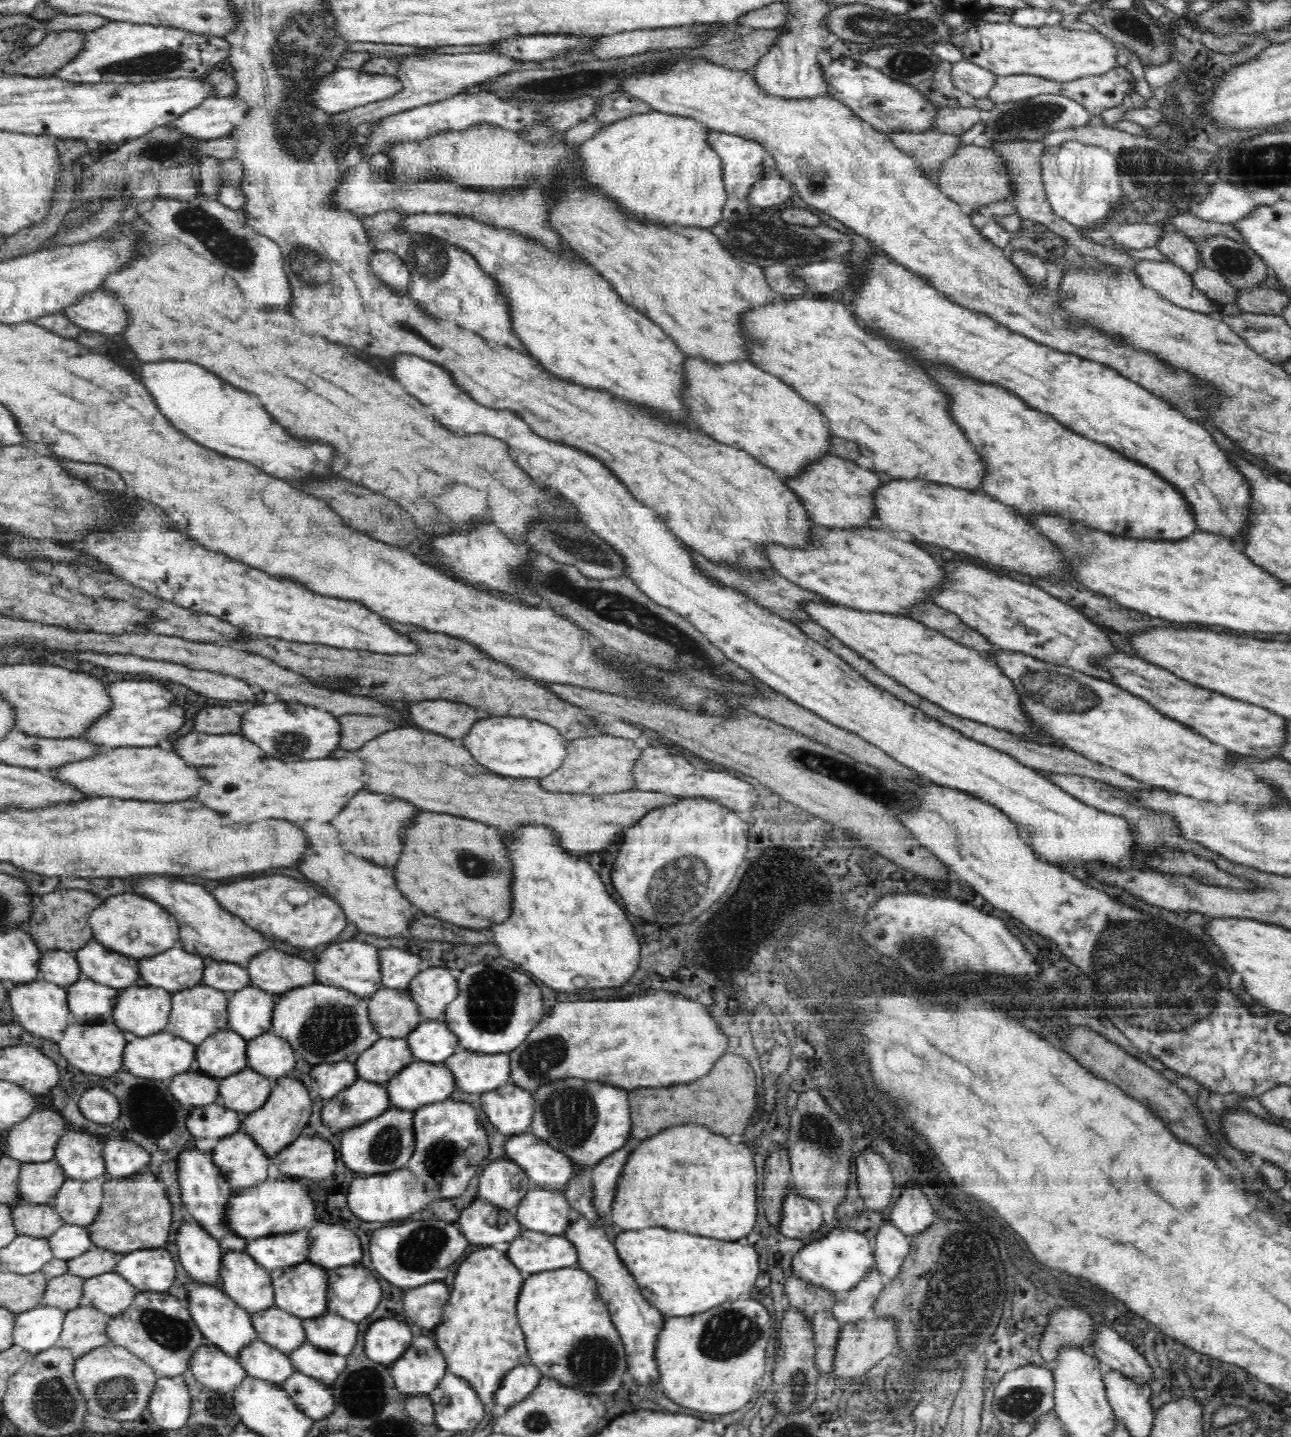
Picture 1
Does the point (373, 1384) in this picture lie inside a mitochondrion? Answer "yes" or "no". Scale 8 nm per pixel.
yes

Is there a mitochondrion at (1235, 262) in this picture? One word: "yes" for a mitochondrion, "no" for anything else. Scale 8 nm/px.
yes

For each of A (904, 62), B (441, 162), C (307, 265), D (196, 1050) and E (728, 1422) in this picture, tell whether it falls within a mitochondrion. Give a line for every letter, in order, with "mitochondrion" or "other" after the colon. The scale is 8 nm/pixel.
A: mitochondrion
B: other
C: mitochondrion
D: other
E: other

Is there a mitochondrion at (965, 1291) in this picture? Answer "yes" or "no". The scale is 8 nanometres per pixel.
yes

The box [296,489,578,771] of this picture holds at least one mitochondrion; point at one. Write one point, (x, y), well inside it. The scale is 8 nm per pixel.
(338, 680)

